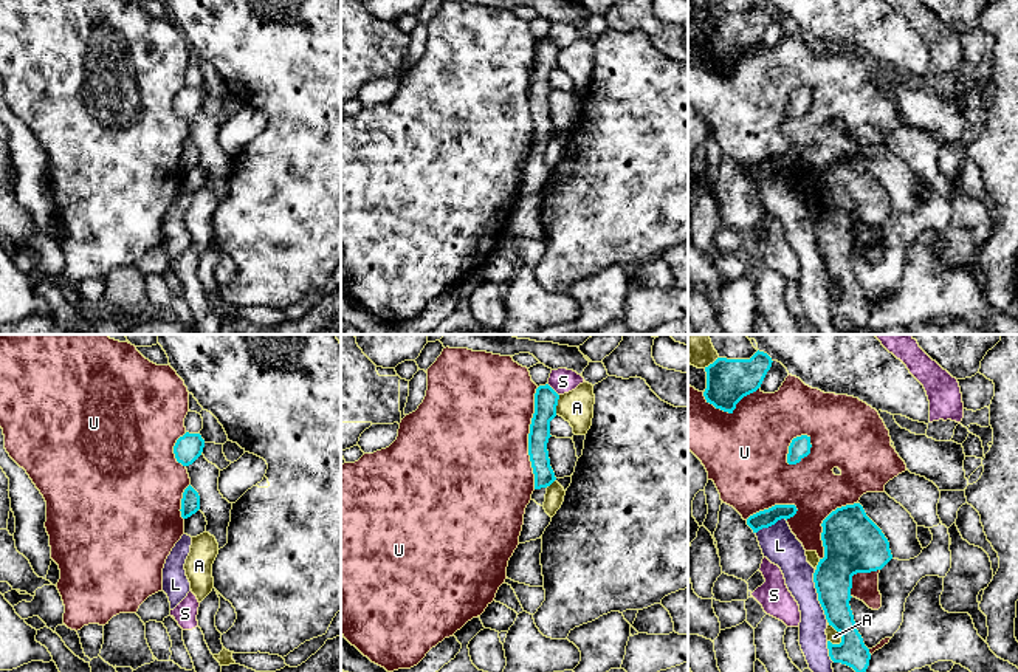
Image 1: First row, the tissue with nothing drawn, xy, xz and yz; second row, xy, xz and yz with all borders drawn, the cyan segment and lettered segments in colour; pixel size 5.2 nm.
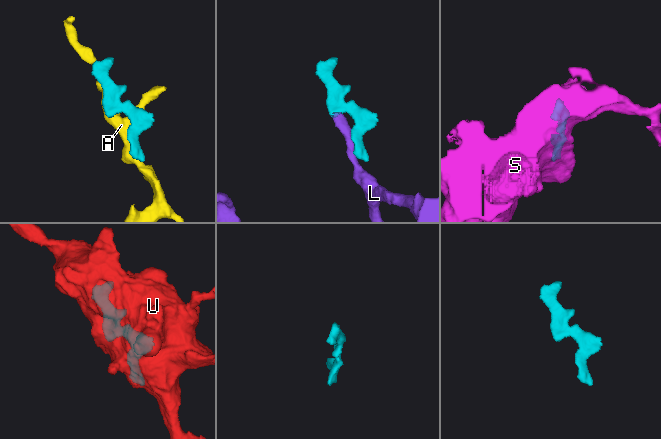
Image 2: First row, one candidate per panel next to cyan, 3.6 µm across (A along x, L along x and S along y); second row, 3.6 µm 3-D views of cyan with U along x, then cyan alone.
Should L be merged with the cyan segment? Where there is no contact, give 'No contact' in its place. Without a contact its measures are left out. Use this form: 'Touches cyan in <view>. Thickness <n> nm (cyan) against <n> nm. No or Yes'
Touches cyan in yz. Thickness 220 nm (cyan) against 160 nm. Yes

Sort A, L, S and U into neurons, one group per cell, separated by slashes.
A / L / S / U

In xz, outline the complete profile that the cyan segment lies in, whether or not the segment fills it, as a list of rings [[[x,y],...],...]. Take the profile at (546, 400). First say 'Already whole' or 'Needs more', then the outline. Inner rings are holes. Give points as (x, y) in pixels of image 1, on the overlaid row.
Already whole. [[[539,386],[535,393],[535,413],[528,434],[528,455],[535,474],[535,489],[550,486],[556,477],[550,466],[547,443],[550,421],[556,417],[559,395],[549,386]]]

